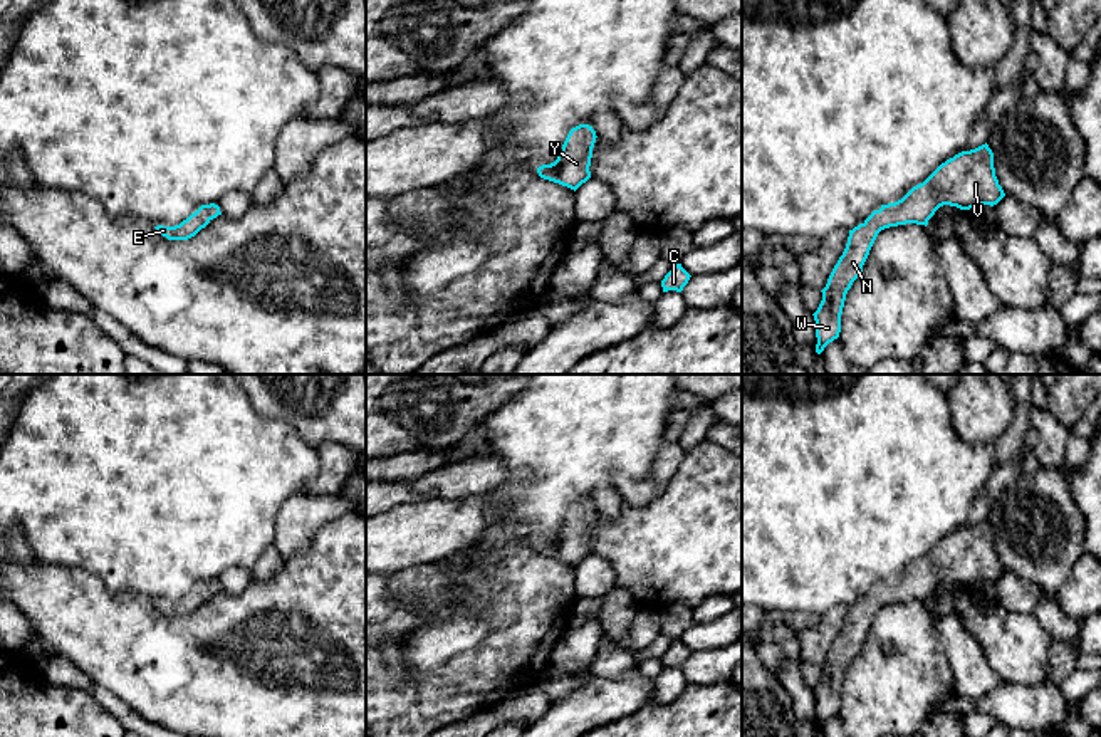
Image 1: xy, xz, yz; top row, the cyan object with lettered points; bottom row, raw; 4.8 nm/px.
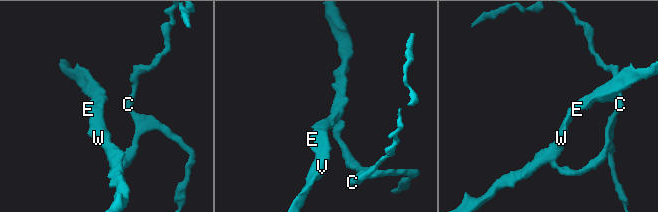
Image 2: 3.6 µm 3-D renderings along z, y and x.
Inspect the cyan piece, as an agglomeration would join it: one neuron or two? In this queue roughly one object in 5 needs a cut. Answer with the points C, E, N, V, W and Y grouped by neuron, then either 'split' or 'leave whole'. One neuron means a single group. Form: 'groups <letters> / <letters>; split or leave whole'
groups C E N V W Y; leave whole

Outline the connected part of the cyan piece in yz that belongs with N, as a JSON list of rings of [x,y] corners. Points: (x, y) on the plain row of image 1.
[[[985,519],[947,536],[901,576],[881,581],[863,599],[849,606],[846,625],[821,666],[822,677],[812,690],[817,713],[816,729],[821,730],[829,719],[839,713],[846,670],[861,651],[881,606],[906,599],[926,603],[943,581],[970,586],[977,581],[994,583],[1004,572],[995,552],[994,529]]]

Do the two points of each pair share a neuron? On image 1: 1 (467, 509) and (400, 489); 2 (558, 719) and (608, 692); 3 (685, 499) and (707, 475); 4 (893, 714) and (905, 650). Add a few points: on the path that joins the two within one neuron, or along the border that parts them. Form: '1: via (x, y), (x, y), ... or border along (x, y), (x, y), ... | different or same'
1: border along (427, 497), (417, 502), (395, 504), (388, 509) | different
2: via (569, 719), (596, 702) | same
3: via (690, 494), (704, 480) | same
4: via (893, 699), (893, 682), (903, 665) | same

